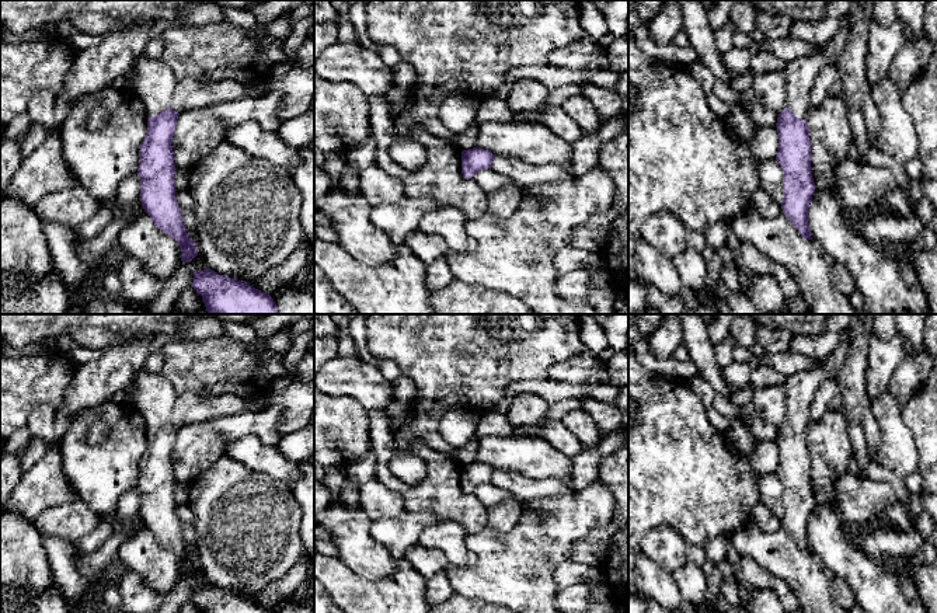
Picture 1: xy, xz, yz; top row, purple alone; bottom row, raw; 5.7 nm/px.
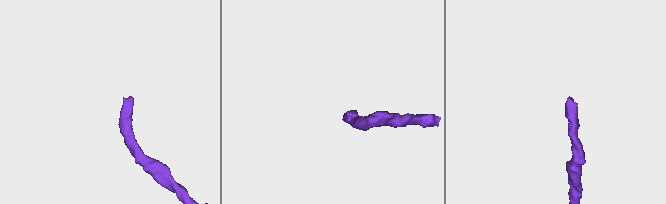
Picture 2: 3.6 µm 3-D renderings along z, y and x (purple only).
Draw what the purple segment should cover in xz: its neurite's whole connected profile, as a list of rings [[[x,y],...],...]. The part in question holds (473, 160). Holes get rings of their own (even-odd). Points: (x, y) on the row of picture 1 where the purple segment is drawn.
[[[468,149],[461,151],[461,174],[466,180],[481,170],[491,168],[494,154],[484,149]]]

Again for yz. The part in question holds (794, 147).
[[[847,15],[832,39],[816,45],[814,53],[800,56],[784,66],[787,107],[778,114],[776,123],[778,133],[776,161],[784,173],[781,209],[801,237],[808,240],[812,240],[808,226],[808,208],[815,192],[808,129],[811,90],[825,66],[837,65],[839,55],[843,52],[849,36]]]

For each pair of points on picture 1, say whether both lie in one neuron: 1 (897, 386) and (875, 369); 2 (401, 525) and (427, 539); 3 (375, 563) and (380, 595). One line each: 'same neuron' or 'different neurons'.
1: different neurons
2: different neurons
3: different neurons

